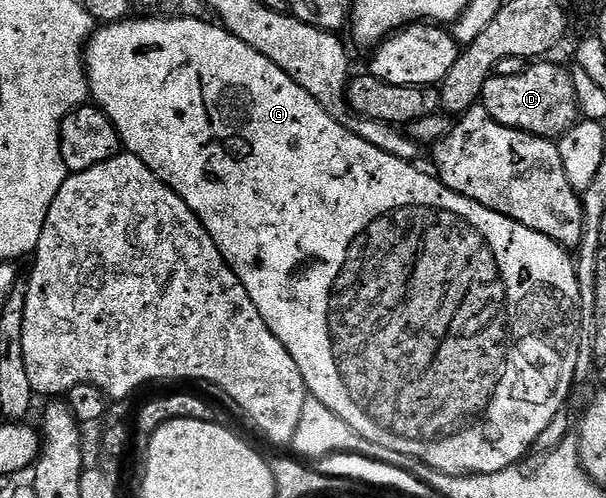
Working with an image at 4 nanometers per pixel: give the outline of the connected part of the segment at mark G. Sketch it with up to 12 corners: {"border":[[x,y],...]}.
{"border":[[202,18],[88,38],[308,395],[443,474],[567,406],[549,236]]}

